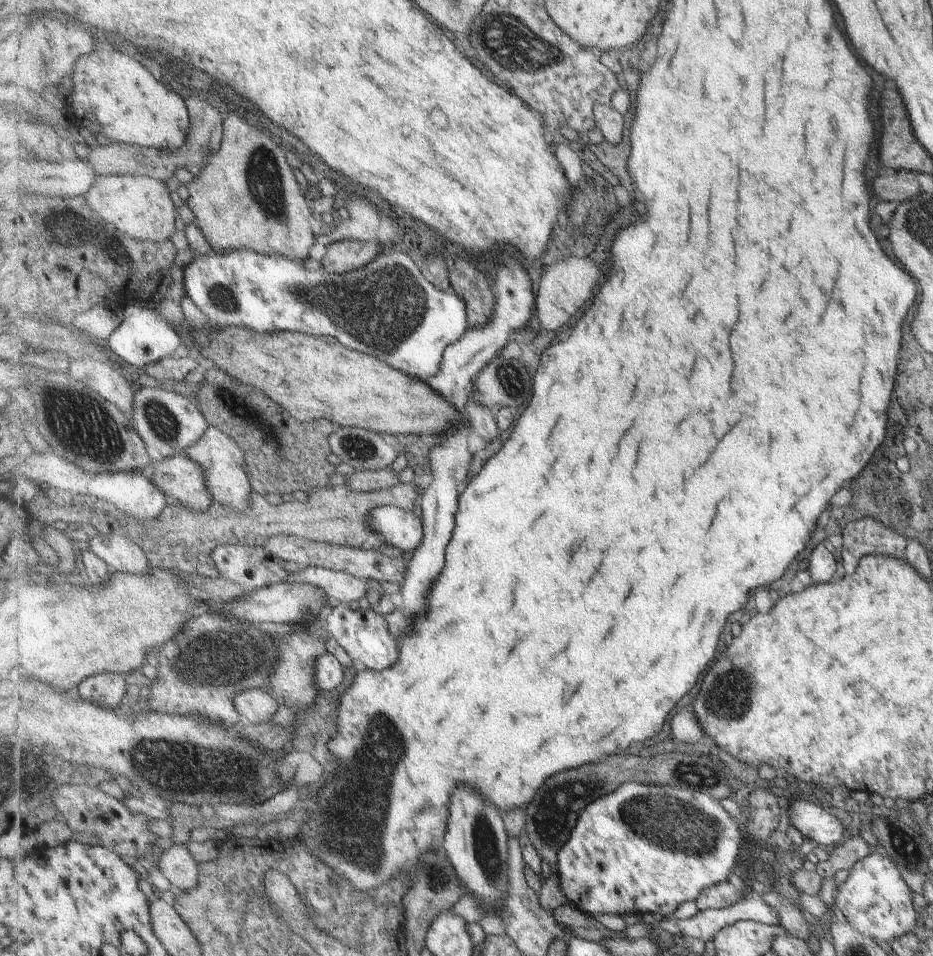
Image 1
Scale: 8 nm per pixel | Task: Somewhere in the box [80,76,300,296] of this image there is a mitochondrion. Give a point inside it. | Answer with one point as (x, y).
(262, 181)

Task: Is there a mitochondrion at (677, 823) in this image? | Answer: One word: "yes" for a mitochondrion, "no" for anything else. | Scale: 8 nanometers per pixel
yes

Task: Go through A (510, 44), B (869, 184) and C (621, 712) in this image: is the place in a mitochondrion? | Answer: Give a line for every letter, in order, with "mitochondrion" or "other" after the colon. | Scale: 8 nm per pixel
A: mitochondrion
B: other
C: other

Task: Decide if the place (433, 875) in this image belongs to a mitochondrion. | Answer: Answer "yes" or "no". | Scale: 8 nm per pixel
yes

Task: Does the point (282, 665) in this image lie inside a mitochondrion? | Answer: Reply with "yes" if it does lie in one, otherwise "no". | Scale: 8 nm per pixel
yes

